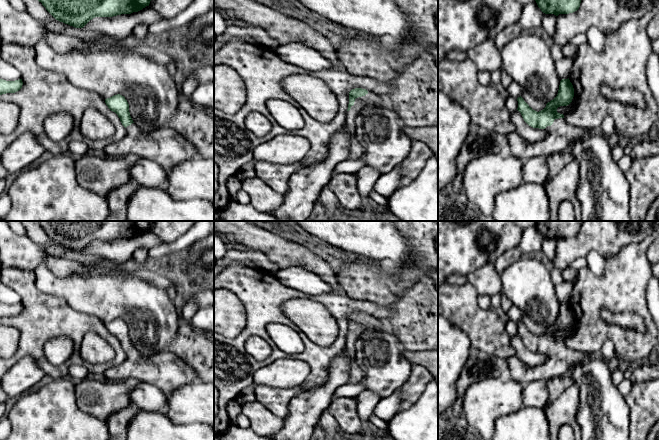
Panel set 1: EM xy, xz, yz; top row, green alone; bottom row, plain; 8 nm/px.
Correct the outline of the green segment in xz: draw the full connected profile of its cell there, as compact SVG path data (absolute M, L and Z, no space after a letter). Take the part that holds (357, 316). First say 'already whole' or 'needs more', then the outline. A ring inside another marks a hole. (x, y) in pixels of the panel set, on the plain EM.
needs more; M355 312L349 316L344 354L336 357L329 368L325 384L315 386L294 397L289 403L289 415L283 419L283 427L272 435L274 440L310 440L321 414L331 403L335 390L349 383L350 360L355 357L355 344L365 329L384 330L374 316Z

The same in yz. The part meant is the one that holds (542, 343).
needs more; M569 302L560 305L557 320L539 336L533 334L521 320L518 321L517 334L524 345L533 352L545 353L547 360L539 366L532 367L525 365L516 356L506 359L507 372L511 379L523 386L534 381L548 381L569 374L574 363L596 356L568 348L564 339L557 336L558 331L569 329L573 321L574 312Z

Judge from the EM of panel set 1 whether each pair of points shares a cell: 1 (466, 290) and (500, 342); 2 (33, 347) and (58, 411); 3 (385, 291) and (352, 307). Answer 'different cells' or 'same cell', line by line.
1: same cell
2: different cells
3: different cells

